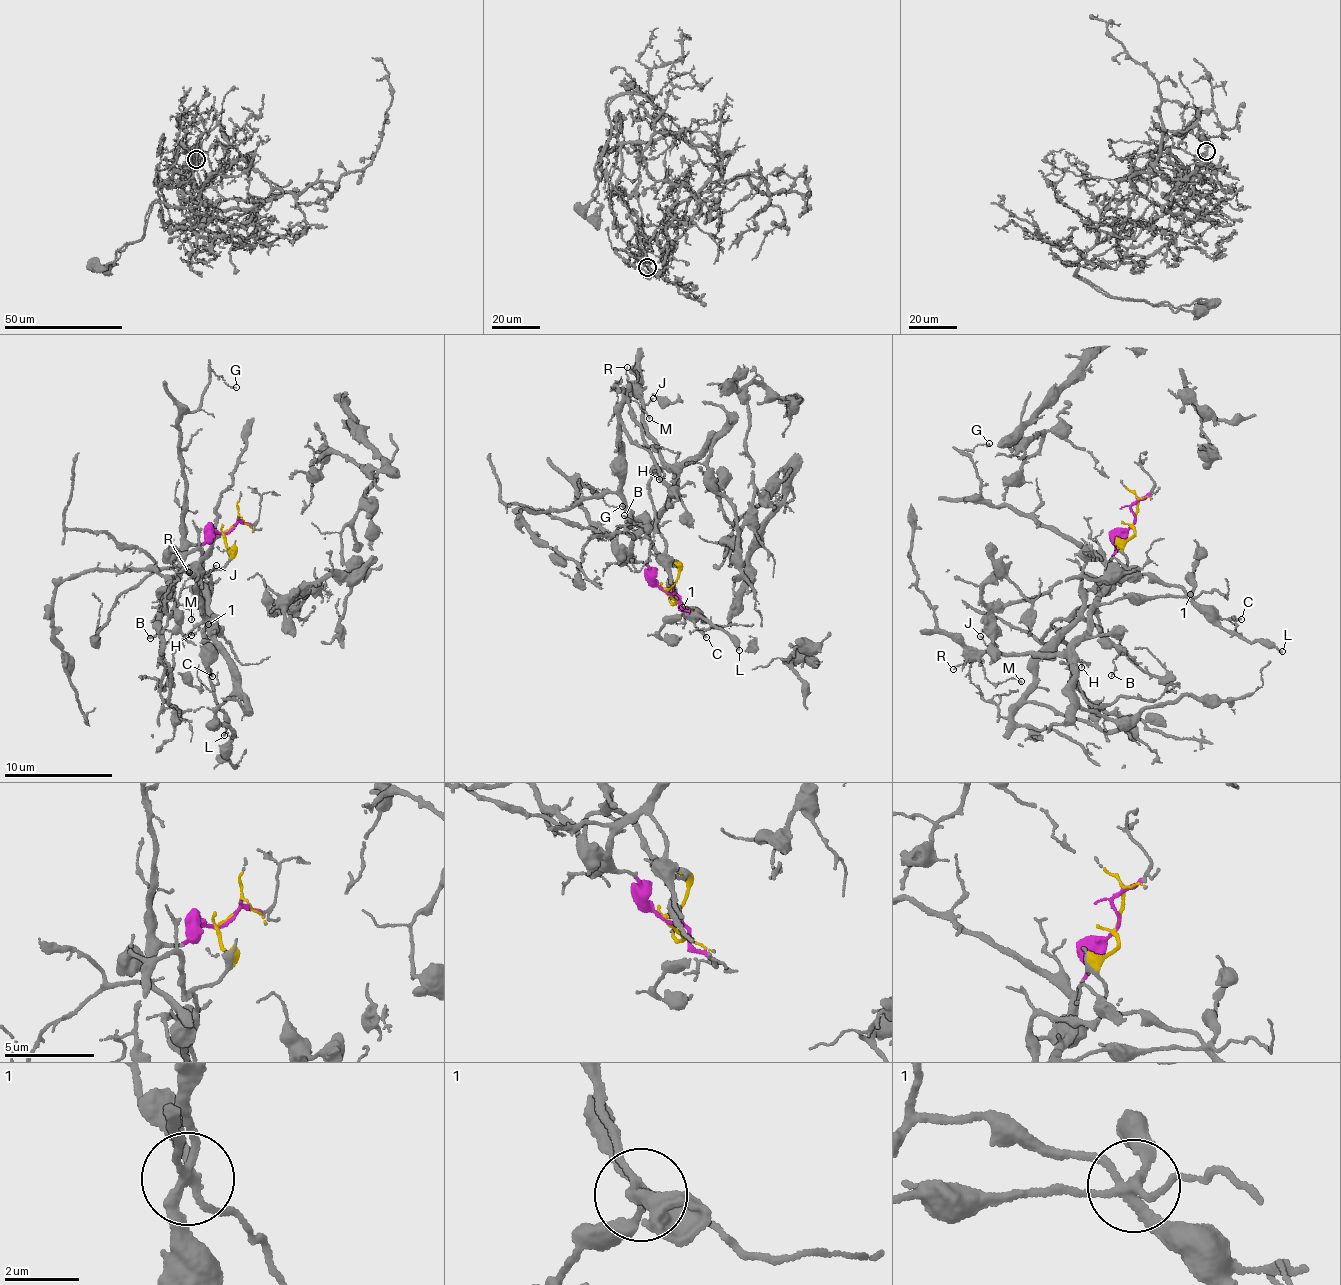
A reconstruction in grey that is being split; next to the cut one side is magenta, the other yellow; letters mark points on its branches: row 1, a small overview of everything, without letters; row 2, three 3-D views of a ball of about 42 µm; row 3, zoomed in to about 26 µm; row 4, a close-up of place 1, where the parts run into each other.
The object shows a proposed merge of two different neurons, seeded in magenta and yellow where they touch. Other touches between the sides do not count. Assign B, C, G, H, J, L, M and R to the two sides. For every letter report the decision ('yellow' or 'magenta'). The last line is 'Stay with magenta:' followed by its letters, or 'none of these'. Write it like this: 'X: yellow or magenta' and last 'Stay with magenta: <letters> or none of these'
B: yellow
C: yellow
G: magenta
H: magenta
J: magenta
L: yellow
M: magenta
R: magenta
Stay with magenta: G, H, J, M, R

